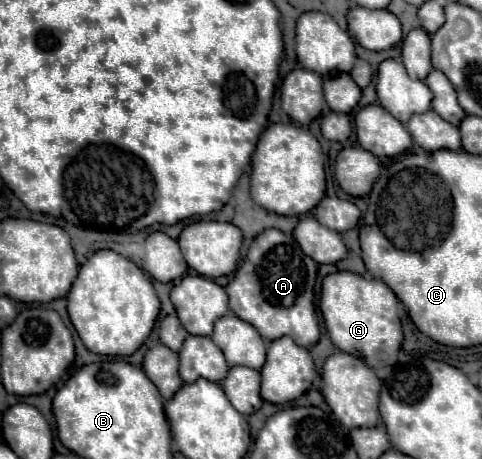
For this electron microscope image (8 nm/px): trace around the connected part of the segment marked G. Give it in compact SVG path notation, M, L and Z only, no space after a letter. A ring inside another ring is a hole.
M337 271L323 279L319 309L331 341L345 353L359 351L365 363L373 369L397 363L397 351L403 341L397 307L399 301L395 293L383 281L355 275L351 271Z

